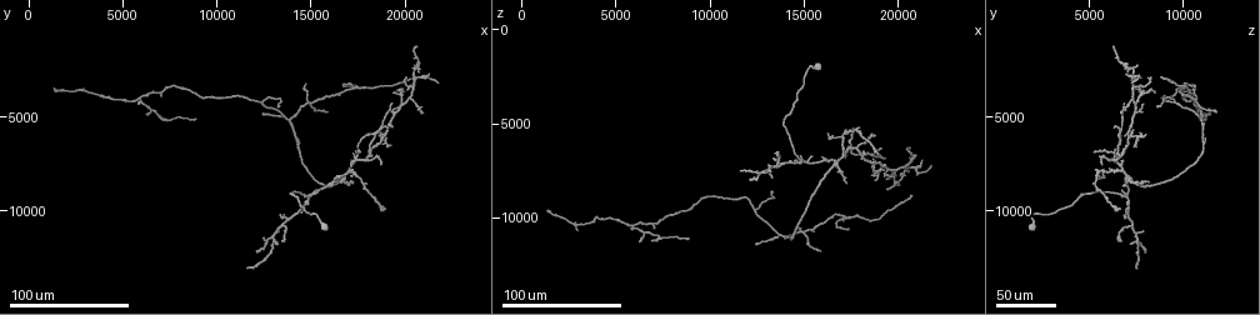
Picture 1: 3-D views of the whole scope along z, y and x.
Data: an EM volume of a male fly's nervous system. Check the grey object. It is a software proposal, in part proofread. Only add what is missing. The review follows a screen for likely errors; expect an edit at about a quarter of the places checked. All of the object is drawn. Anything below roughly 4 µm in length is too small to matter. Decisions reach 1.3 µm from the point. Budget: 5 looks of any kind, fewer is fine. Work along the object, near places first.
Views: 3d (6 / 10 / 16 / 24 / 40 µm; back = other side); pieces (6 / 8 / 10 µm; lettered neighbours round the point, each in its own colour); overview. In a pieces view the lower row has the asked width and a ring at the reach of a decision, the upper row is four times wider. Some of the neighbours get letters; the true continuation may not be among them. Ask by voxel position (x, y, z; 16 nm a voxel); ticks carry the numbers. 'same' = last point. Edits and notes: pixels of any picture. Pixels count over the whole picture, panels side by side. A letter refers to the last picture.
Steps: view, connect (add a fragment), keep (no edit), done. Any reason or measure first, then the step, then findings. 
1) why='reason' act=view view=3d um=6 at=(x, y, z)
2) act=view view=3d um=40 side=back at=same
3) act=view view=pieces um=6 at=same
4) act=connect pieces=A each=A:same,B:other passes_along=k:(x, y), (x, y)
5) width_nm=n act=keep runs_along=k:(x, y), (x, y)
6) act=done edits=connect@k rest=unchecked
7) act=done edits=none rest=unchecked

why='branch stops here' act=view view=3d um=40 at=(11600, 13000, 7500)

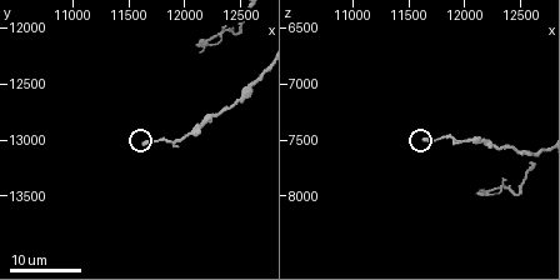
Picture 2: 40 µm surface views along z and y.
why='what lies round it' act=view view=pieces um=8 at=(11660, 13020, 7500)

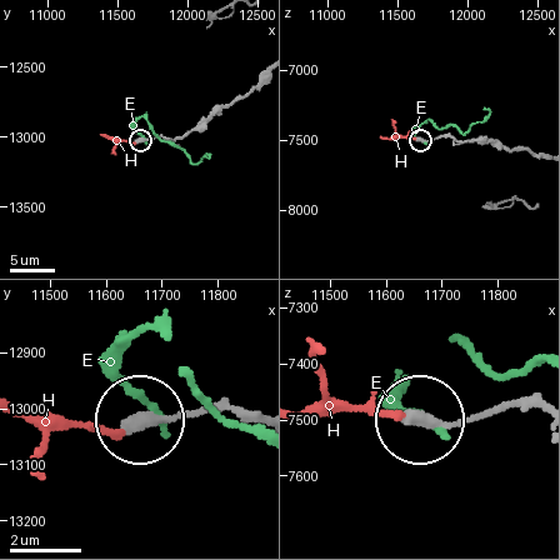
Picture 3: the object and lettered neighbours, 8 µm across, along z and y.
act=connect pieces=H each=E:other,H:same found='the cell continues'

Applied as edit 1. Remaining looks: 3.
why='free end' act=view view=3d um=24 at=(15500, 4000, 10600)

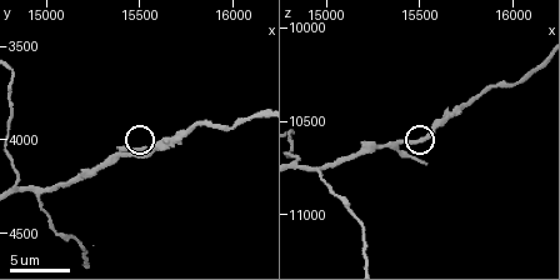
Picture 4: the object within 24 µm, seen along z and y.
why='see the neighbours' act=view view=pieces um=10 at=(15540, 4040, 10720)

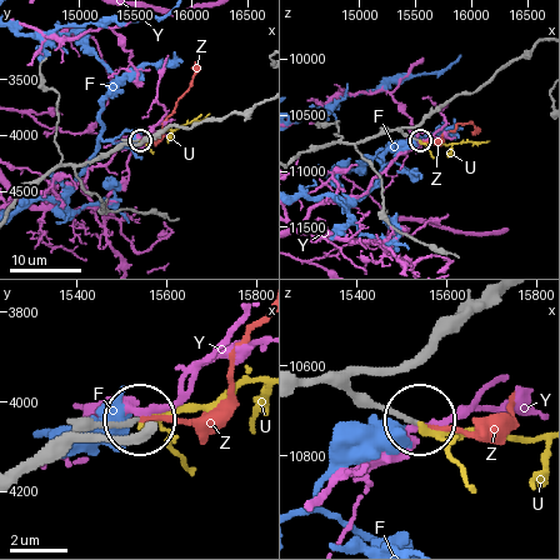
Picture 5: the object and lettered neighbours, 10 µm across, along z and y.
act=connect pieces=Z each=F:other,U:other,Y:other,Z:same passes_along=5:(64, 446), (90, 428), (205, 418), (224, 399), (255, 328) found='the cell continues'

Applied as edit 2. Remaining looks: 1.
act=done edits=connect@3,connect@5 rest=unchecked

